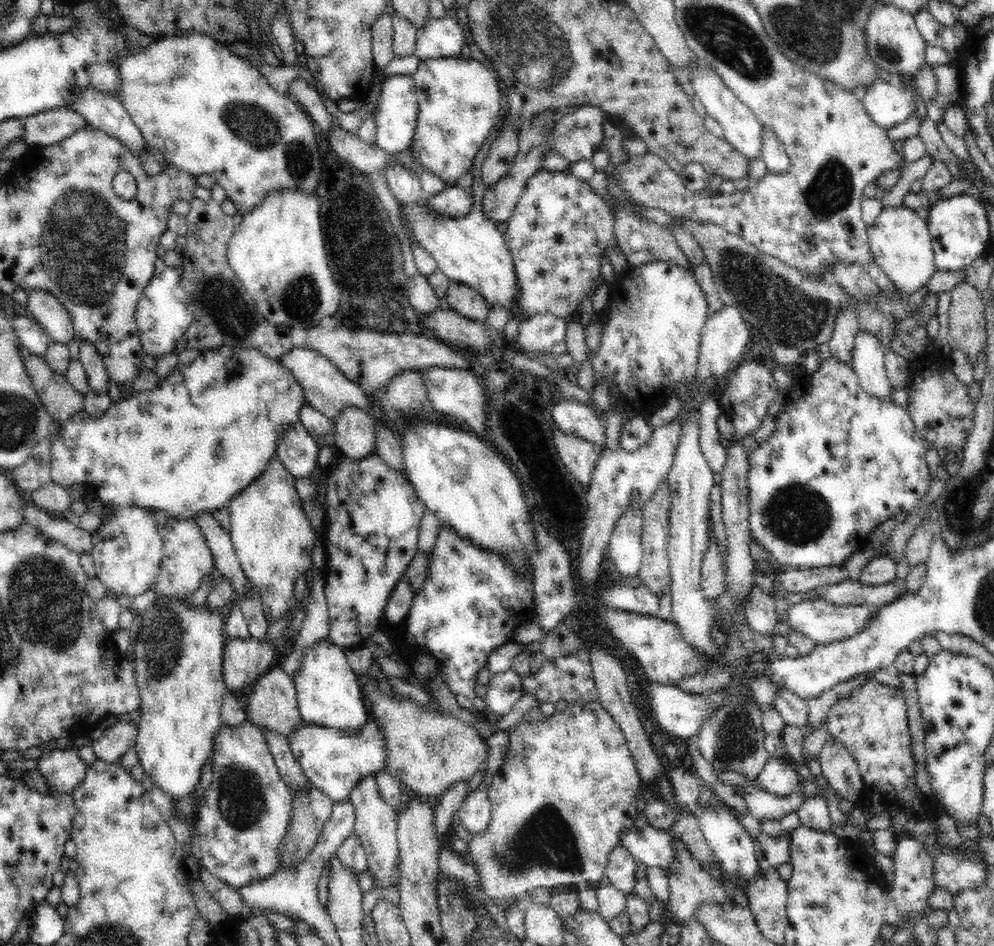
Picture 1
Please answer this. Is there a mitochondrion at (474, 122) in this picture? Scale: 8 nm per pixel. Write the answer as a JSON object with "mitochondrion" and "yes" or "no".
{"mitochondrion":"no"}

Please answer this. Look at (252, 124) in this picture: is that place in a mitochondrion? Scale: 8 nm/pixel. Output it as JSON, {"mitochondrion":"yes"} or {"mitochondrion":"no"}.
{"mitochondrion":"yes"}

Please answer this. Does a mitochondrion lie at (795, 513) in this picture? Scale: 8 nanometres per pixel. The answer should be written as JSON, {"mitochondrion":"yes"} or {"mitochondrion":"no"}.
{"mitochondrion":"yes"}

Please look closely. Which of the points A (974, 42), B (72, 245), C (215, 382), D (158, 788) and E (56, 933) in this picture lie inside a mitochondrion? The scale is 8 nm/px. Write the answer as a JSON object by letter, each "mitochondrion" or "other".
{"A":"other","B":"mitochondrion","C":"other","D":"other","E":"other"}

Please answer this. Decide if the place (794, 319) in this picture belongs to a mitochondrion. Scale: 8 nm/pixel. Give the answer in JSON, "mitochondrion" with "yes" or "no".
{"mitochondrion":"yes"}

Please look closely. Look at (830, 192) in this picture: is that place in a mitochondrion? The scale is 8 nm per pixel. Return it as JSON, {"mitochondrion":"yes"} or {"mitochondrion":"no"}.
{"mitochondrion":"yes"}

